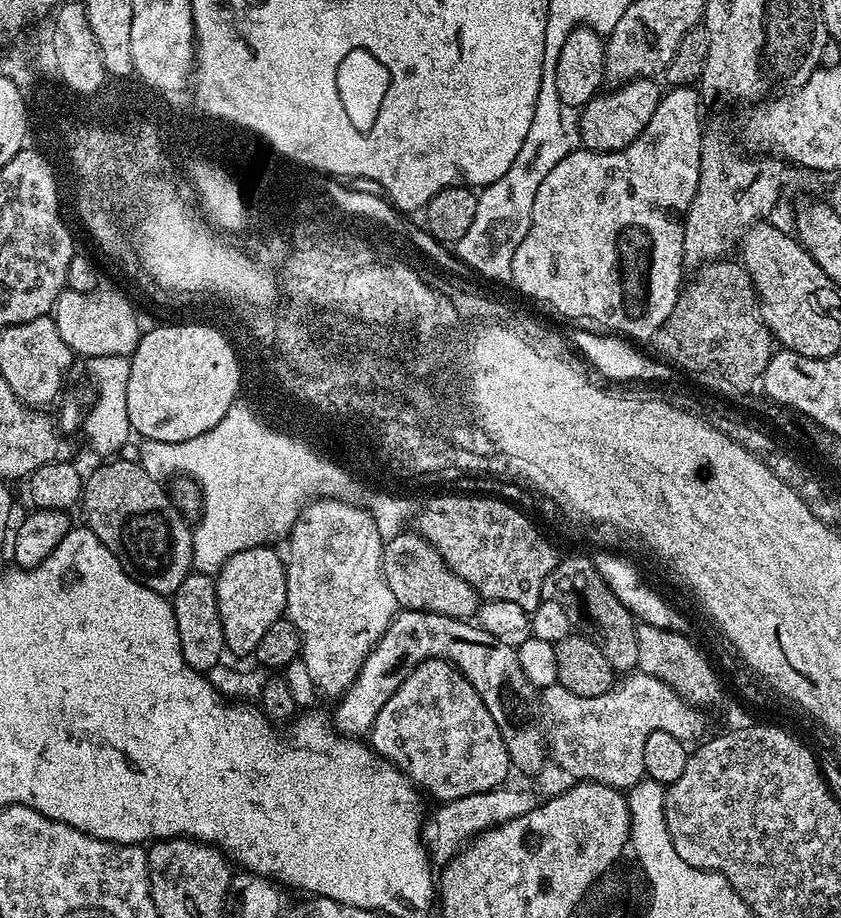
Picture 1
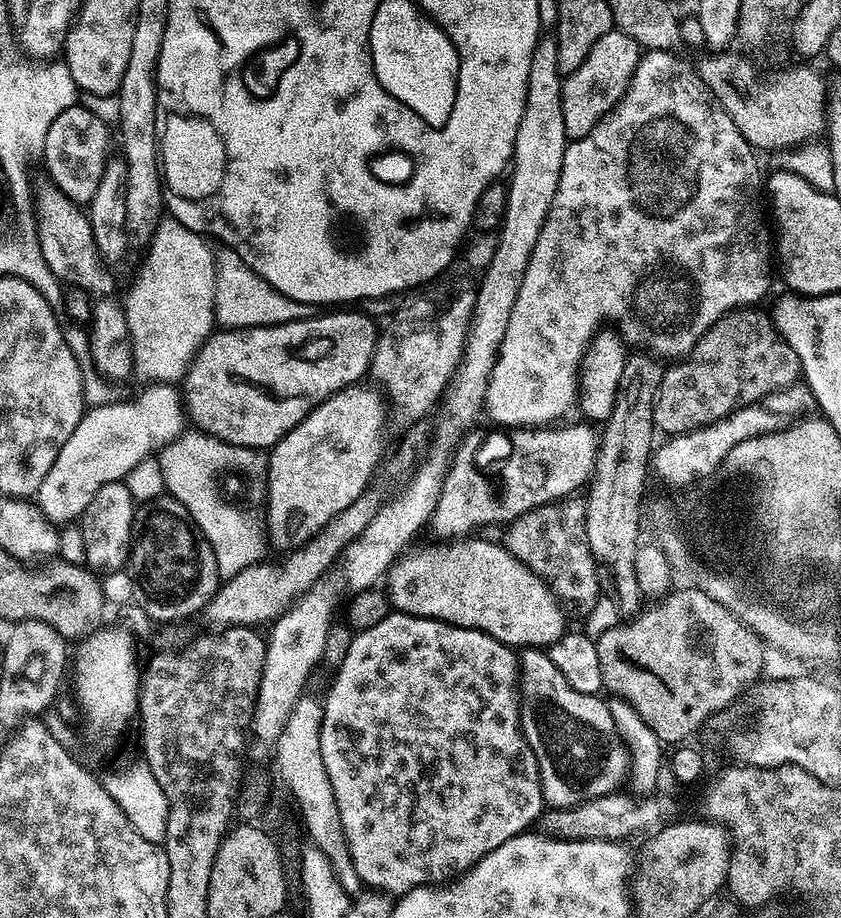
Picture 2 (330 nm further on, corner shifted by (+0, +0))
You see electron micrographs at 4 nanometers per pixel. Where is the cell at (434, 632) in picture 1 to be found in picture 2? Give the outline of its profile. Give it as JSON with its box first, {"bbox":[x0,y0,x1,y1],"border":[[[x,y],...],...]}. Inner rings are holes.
{"bbox":[519,648,630,809],"border":[[[525,648],[519,653],[520,665],[520,729],[538,762],[540,785],[545,805],[549,809],[573,808],[582,802],[602,798],[617,791],[620,783],[630,776],[628,748],[620,736],[618,726],[610,714],[607,703],[599,695],[582,694],[562,678],[562,673],[554,662],[550,662],[547,651],[539,648]]]}

